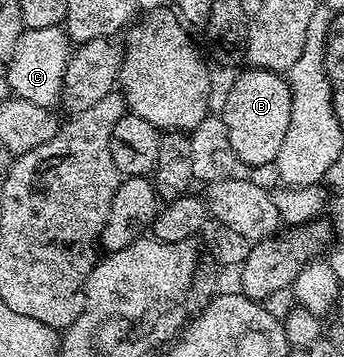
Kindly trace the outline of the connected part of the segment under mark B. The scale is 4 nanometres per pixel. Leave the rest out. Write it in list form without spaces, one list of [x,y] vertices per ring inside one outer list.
[[[245,69],[243,75],[227,90],[227,99],[223,102],[221,117],[225,128],[229,128],[229,144],[233,144],[233,152],[240,163],[247,166],[268,166],[275,161],[281,152],[281,143],[285,140],[285,132],[289,132],[289,112],[291,111],[291,83],[282,73]]]

